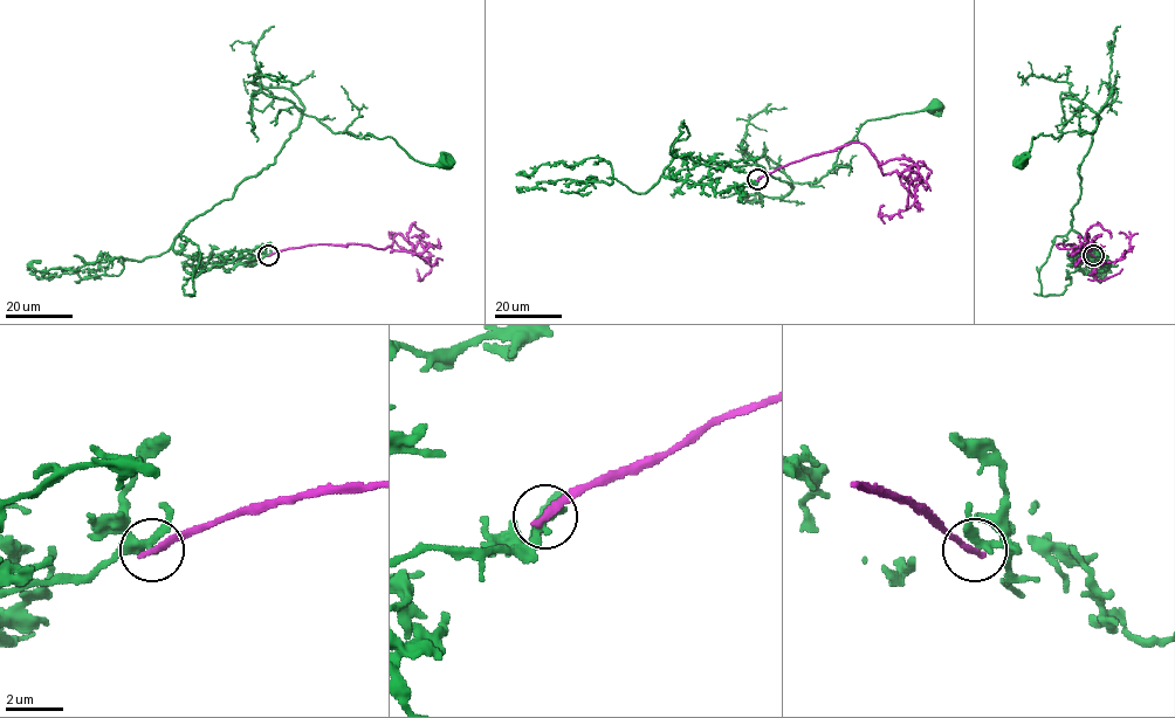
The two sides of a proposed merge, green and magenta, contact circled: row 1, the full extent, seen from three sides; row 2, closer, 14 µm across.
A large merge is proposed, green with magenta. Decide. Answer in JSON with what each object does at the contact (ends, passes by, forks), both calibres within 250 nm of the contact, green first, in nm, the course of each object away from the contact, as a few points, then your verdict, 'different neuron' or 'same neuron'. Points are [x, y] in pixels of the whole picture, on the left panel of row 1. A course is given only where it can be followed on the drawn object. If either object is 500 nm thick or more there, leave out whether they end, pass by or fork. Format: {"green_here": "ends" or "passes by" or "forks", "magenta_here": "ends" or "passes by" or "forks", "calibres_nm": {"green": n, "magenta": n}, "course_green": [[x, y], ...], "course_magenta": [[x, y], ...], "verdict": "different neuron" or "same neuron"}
{"green_here": "passes by", "magenta_here": "ends", "calibres_nm": {"green": 260, "magenta": 280}, "course_green": [[269, 255], [226, 270], [172, 243], [272, 165], [304, 115], [446, 161]], "course_magenta": [[269, 255], [324, 243], [383, 249], [400, 234], [431, 266], [400, 248], [390, 235], [394, 232]], "verdict": "different neuron"}

